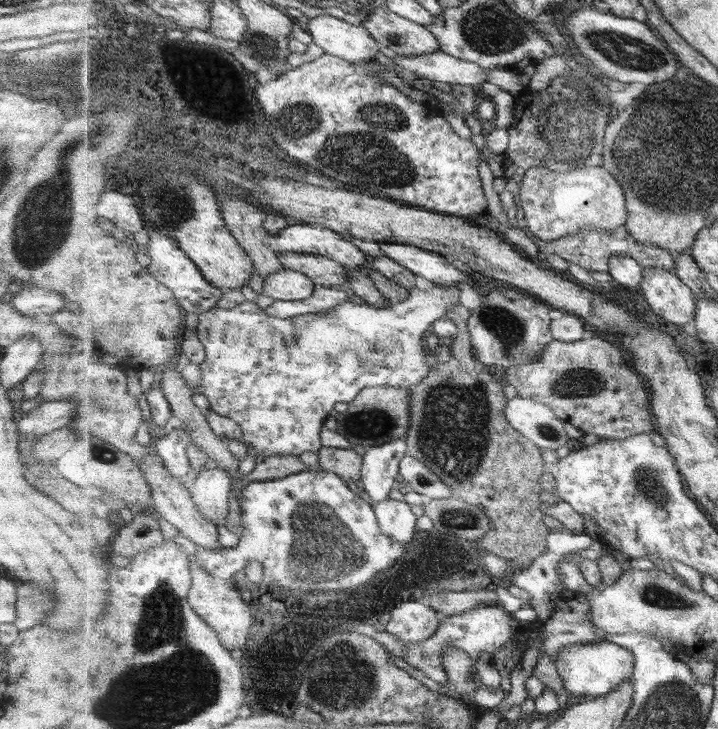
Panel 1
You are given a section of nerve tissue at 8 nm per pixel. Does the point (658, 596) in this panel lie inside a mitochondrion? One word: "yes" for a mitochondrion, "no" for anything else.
yes

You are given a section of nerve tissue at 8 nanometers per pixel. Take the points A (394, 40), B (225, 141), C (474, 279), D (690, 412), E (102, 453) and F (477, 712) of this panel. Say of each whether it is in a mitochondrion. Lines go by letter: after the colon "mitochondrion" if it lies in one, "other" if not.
A: other
B: other
C: other
D: other
E: mitochondrion
F: other

